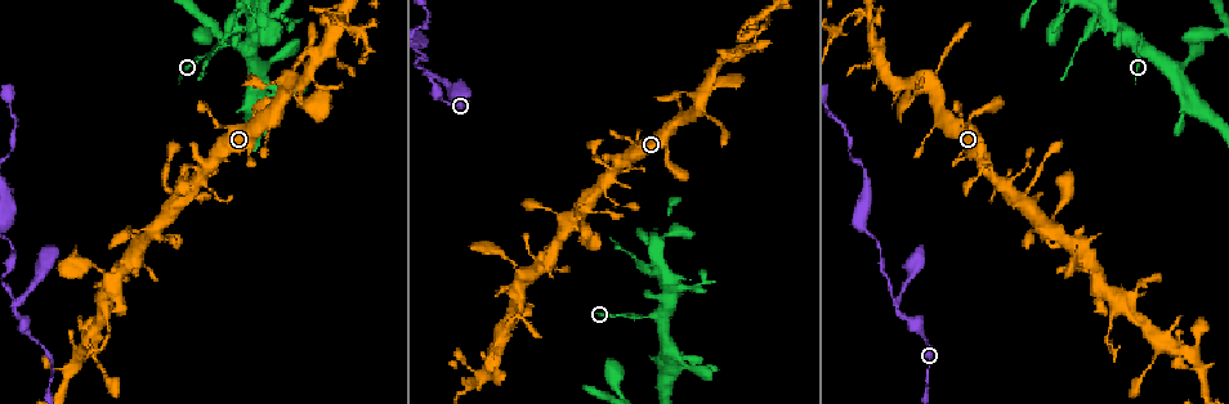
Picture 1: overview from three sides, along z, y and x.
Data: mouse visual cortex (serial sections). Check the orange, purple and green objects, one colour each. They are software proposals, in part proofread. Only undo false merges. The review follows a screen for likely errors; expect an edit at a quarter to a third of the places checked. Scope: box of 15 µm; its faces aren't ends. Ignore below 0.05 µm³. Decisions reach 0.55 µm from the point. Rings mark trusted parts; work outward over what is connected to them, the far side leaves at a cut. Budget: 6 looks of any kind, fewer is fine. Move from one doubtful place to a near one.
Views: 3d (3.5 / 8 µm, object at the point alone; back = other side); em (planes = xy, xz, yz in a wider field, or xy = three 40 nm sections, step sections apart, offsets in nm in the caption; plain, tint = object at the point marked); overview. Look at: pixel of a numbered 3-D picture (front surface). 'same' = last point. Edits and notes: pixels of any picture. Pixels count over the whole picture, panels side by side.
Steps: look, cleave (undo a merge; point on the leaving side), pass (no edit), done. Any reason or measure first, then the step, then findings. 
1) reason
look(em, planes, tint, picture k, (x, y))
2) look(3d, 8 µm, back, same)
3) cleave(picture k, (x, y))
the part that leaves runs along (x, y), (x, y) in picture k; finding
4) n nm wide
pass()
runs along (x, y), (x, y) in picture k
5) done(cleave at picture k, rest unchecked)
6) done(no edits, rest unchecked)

a fork
look(3d, 3.5 µm, picture 1, (17, 303))

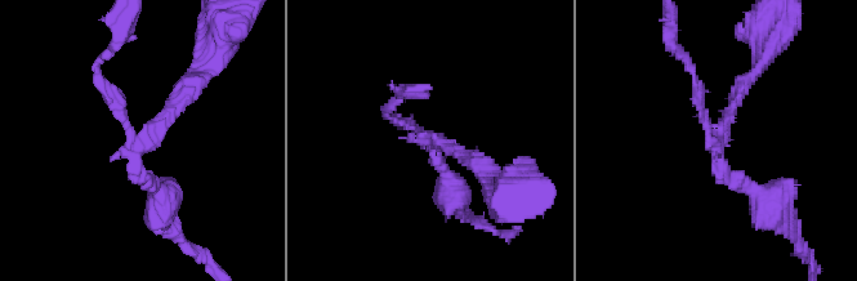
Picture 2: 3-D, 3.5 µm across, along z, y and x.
3 arms; arms of 150, 200, 200 nm; shape alone is not enough
look(em, xy, step 1, tint, picture 2, (717, 147))

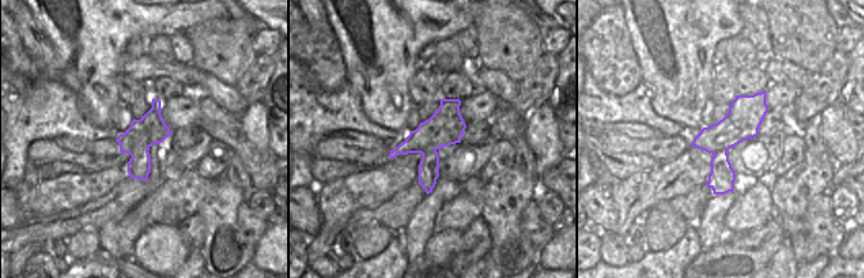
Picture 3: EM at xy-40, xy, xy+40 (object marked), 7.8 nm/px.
look(em, xy, step 3, tint, same)

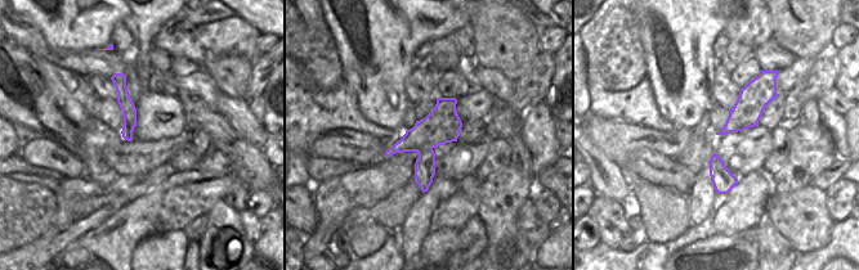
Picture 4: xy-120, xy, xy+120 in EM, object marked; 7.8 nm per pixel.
cleave(picture 2, (732, 105))
two cells meet here

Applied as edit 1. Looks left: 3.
side arm on a straight run
look(3d, 3.5 µm, picture 1, (750, 43))

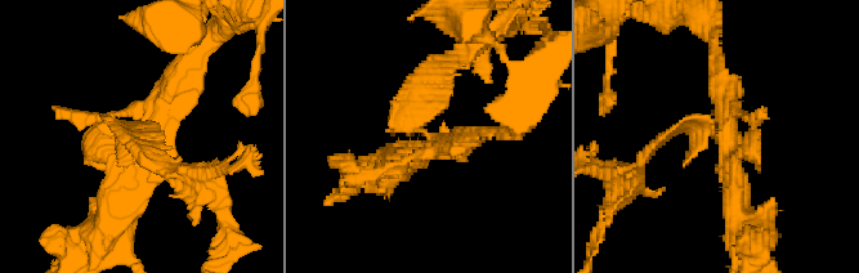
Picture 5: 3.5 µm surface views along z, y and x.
need the tissue
look(em, xy, step 3, tint, picture 5, (436, 147))

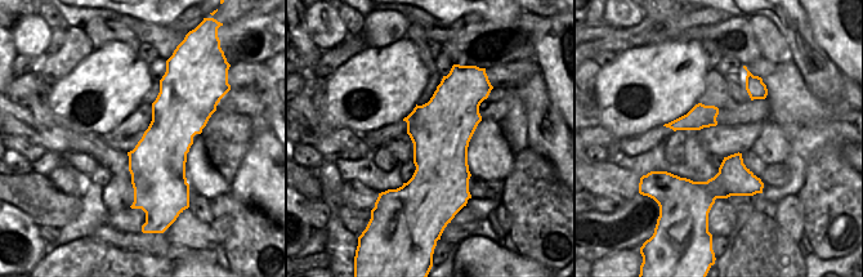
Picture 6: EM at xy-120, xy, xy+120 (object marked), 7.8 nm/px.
cleave(picture 5, (399, 99))
the part that leaves runs along (425, 131), (433, 62), (469, 49) in picture 5; two cells meet here

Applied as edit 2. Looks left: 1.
arms part here
look(3d, 3.5 µm, picture 1, (268, 67))

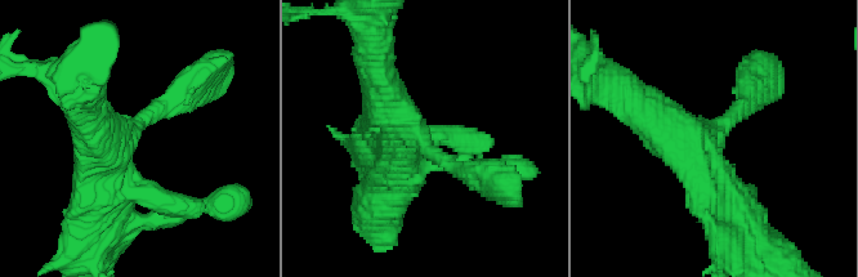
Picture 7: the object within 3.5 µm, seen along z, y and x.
pass()
continuous, no second cell

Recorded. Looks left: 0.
done(cleave at picture 2, cleave at picture 5, rest unchecked)

